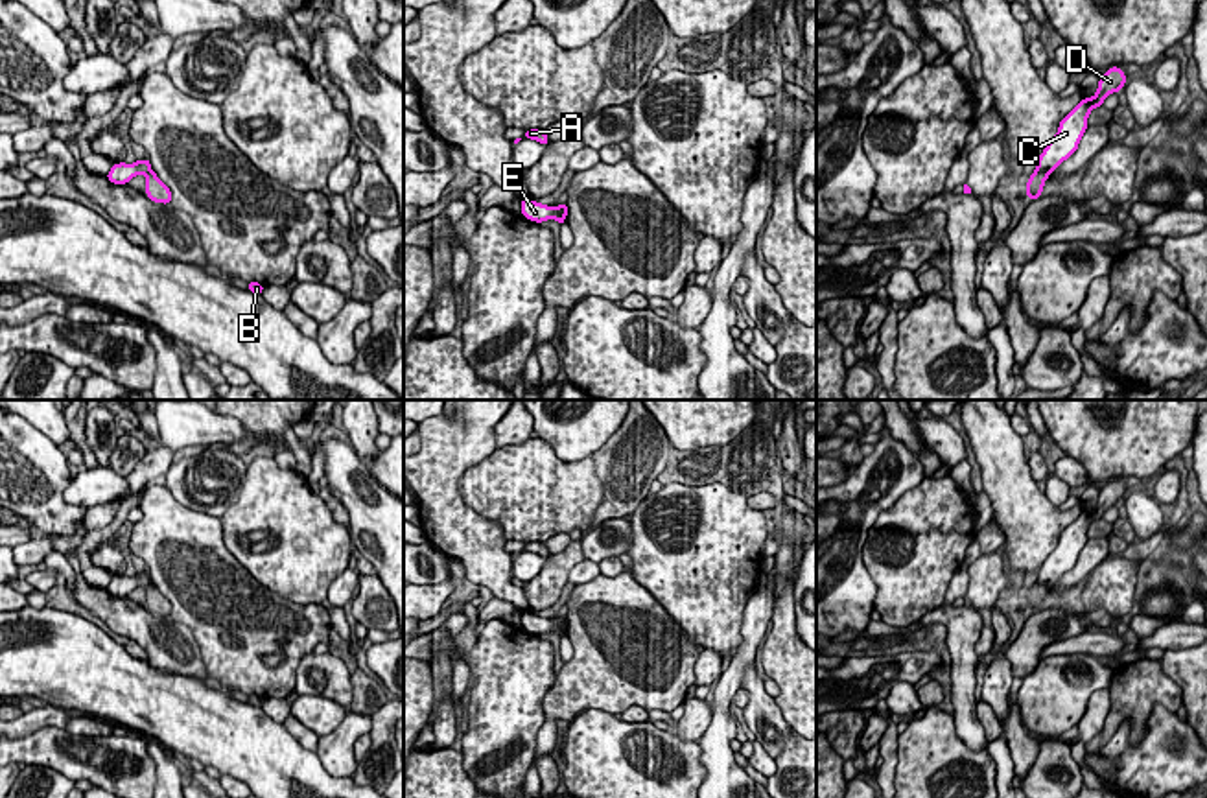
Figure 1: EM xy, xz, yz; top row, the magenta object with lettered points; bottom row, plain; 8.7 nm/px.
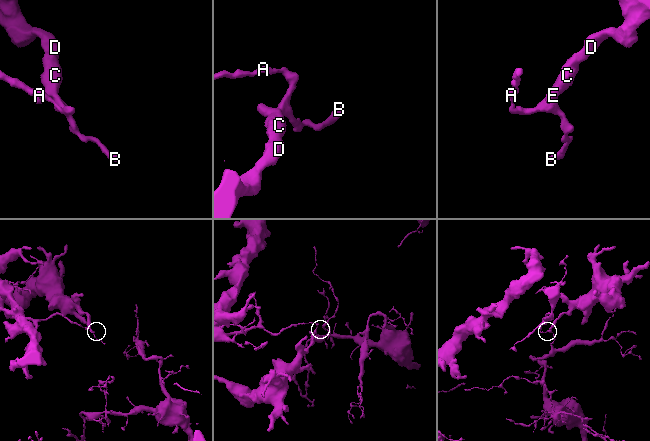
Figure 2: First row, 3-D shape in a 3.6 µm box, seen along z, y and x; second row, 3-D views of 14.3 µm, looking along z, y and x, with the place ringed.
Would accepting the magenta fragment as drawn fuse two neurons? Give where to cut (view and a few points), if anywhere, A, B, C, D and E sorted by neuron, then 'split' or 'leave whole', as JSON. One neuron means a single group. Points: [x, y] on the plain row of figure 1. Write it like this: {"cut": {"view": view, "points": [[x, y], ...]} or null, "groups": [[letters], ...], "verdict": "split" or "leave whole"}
{"cut": {"view": "yz", "points": [[1036, 581], [1049, 586]]}, "groups": [["A", "B"], ["C", "D", "E"]], "verdict": "split"}

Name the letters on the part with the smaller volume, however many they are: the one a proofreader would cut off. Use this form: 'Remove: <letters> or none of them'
Remove: A, B

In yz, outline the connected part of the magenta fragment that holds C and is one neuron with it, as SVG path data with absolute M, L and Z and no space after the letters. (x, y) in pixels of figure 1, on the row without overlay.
M1111 479L1100 492L1093 510L1084 510L1061 534L1054 551L1037 571L1037 584L1054 586L1054 582L1078 562L1080 551L1087 542L1087 529L1100 520L1111 505L1119 505L1128 490L1119 479Z

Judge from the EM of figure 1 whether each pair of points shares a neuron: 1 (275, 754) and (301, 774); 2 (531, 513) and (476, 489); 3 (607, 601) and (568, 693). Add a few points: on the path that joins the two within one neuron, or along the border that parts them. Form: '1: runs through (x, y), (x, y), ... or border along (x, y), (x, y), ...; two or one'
1: runs through (281, 760), (295, 774); one
2: runs through (518, 500), (507, 489), (489, 489); one
3: runs through (607, 625), (607, 657), (592, 671); one

